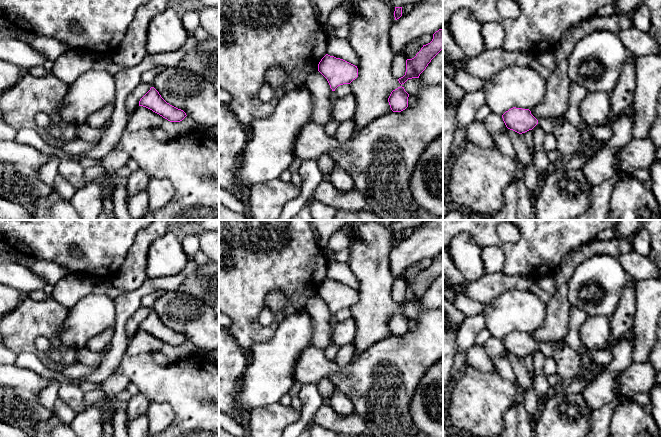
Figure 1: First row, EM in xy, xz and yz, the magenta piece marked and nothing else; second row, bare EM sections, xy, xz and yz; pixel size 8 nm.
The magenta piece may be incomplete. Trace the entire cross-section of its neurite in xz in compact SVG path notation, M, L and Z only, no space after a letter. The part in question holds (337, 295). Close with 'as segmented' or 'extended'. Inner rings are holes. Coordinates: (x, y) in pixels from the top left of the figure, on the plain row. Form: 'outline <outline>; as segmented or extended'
outline M326 278L318 288L318 295L327 303L332 315L343 308L350 308L358 301L357 290Z; as segmented

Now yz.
outline M513 331L502 339L506 351L519 358L532 354L537 348L546 356L553 357L553 348L549 343L537 344L529 333Z; extended

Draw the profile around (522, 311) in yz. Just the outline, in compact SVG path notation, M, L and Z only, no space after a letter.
M505 291L491 302L483 303L481 313L492 337L503 339L516 331L533 333L544 322L546 303L528 291Z

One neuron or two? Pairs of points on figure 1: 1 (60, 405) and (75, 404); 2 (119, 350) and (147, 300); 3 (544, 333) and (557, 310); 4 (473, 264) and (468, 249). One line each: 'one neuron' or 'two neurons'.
1: two neurons
2: two neurons
3: one neuron
4: one neuron

